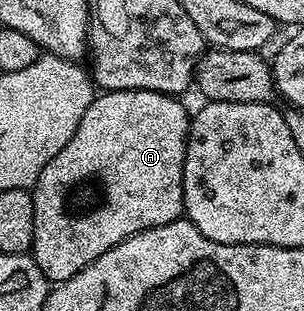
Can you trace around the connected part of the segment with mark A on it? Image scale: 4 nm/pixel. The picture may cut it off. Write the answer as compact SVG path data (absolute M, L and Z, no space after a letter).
M110 90L97 93L93 97L90 108L86 108L86 116L82 116L74 136L70 136L66 148L62 148L62 152L58 152L58 156L54 156L54 160L50 160L50 164L46 164L46 168L42 168L32 190L34 240L30 253L33 260L38 264L38 268L42 268L42 272L47 276L49 283L55 284L70 280L70 276L82 272L82 268L86 268L94 260L98 260L98 256L102 256L102 252L114 248L119 242L124 242L130 236L143 230L152 230L155 226L173 222L184 214L182 176L184 175L184 144L188 141L190 110L187 110L180 101L179 97L159 94L153 90Z

